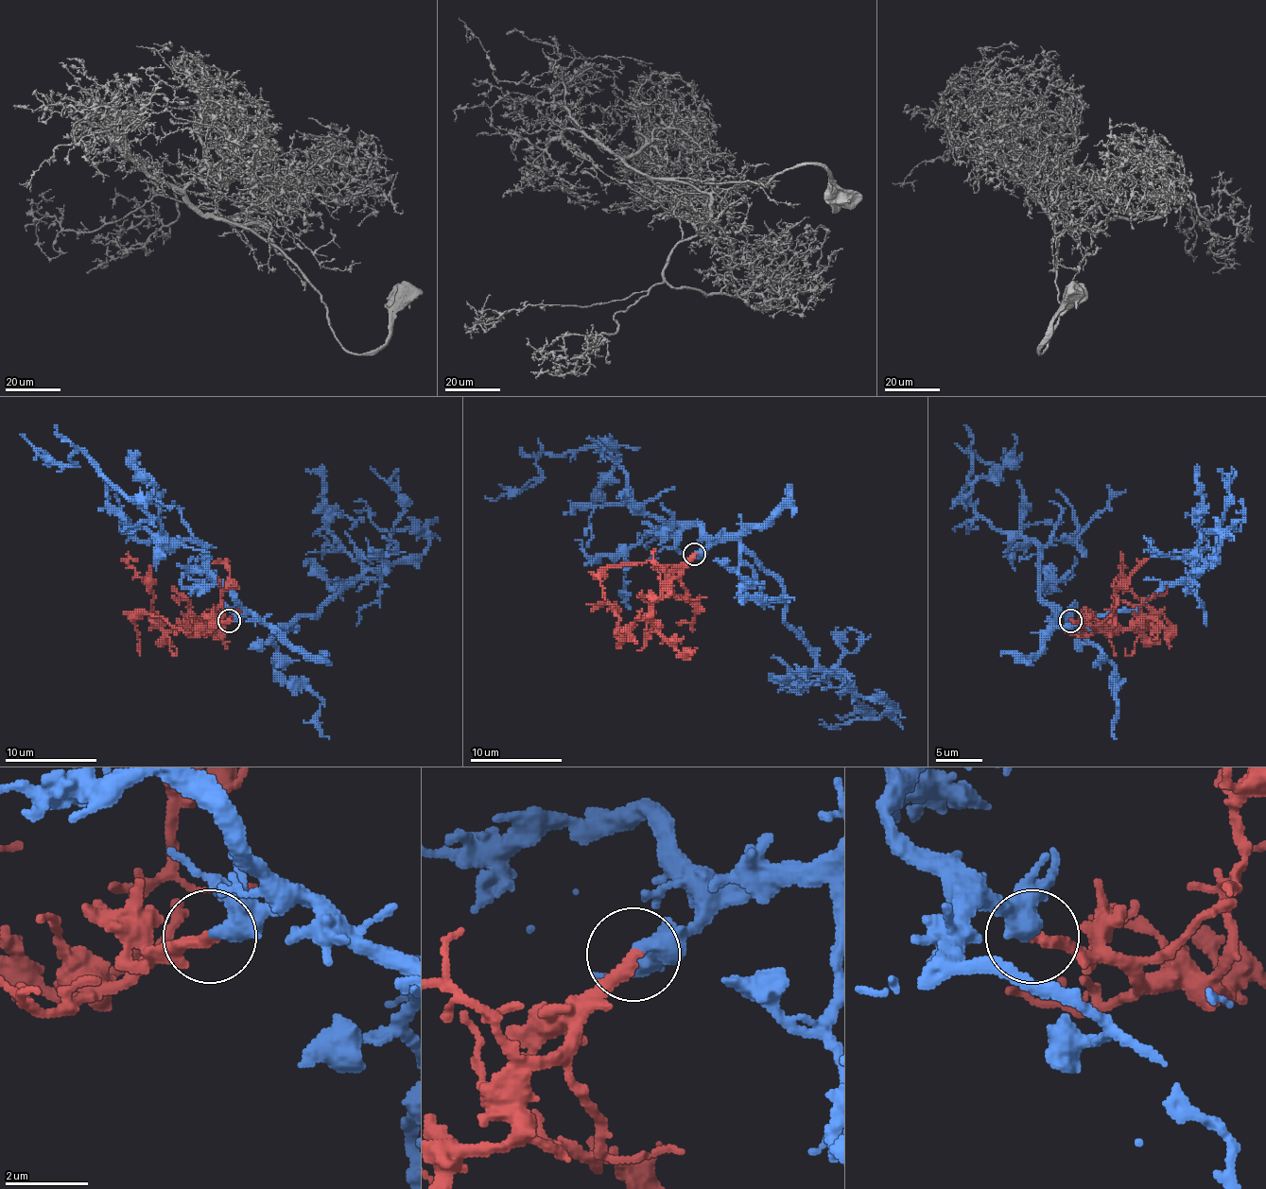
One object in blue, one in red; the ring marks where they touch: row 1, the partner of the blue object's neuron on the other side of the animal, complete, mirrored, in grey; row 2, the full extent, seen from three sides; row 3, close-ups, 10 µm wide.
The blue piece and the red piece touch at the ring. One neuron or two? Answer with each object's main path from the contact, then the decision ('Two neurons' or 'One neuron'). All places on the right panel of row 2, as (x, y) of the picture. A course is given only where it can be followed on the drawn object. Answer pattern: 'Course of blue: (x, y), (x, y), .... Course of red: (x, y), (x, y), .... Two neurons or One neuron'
Course of blue: (1070, 621), (1058, 614), (1056, 626), (1139, 610), (1165, 586), (1204, 570), (1229, 528), (1240, 526), (1240, 501). Course of red: (1070, 621), (1112, 632), (1146, 628), (1151, 611), (1120, 582), (1120, 559), (1123, 561). One neuron

